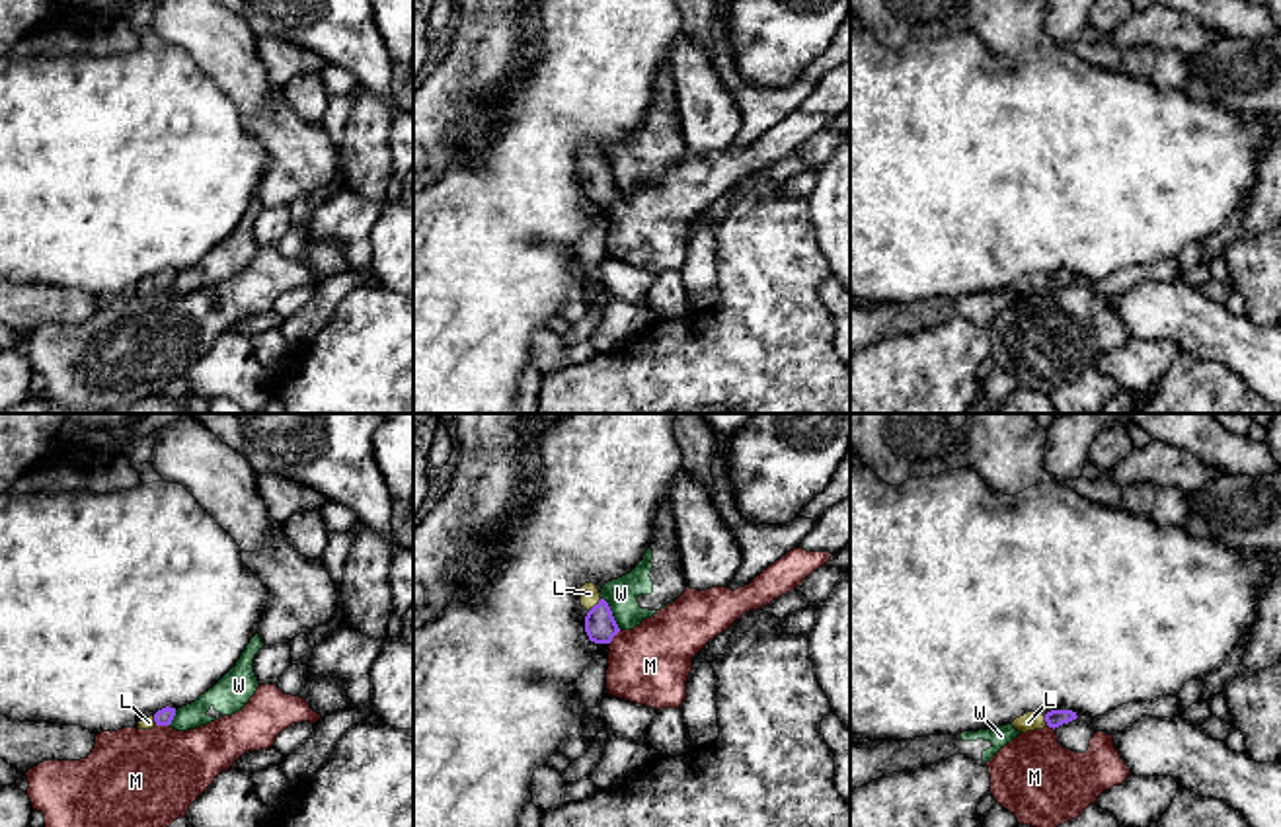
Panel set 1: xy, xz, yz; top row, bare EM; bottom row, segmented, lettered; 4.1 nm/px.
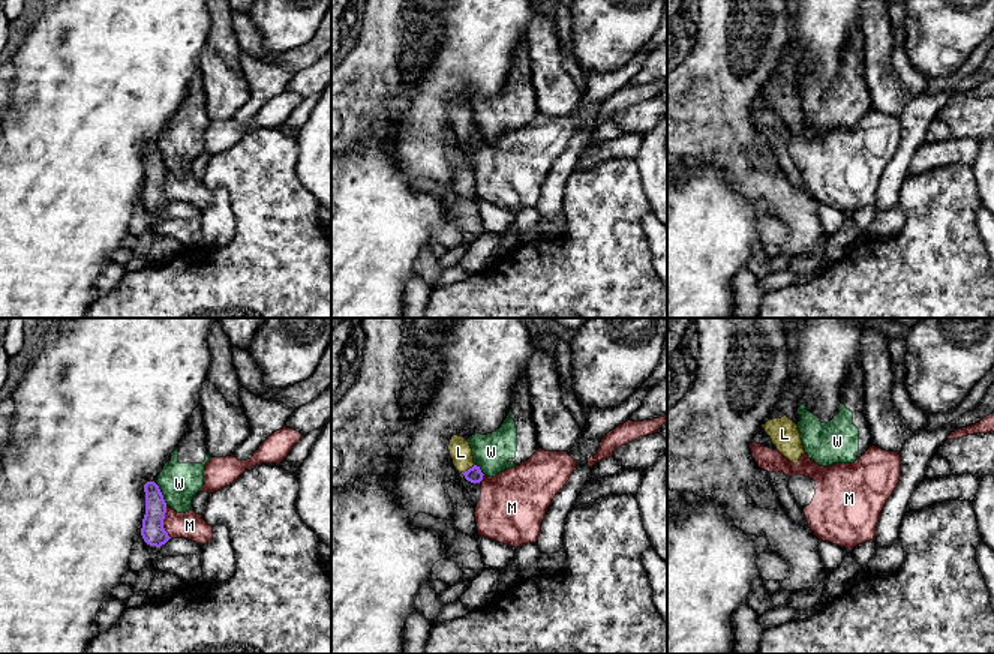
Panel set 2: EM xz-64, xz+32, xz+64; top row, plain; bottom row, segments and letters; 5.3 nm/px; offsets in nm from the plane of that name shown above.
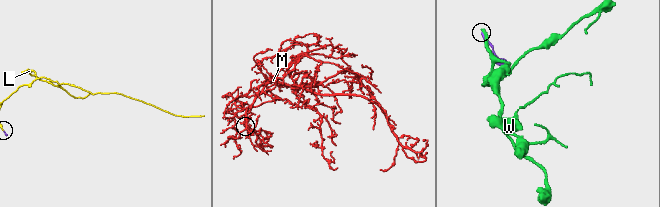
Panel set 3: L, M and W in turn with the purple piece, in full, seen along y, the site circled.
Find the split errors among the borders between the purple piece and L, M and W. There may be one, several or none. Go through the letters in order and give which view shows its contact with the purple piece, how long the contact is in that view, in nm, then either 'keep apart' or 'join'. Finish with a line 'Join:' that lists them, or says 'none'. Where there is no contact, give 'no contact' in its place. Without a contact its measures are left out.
L: xz | 80 nm | join
M: xy | 60 nm | keep apart
W: xz | 160 nm | keep apart
Join: L

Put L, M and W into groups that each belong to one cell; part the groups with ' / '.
L / M / W

